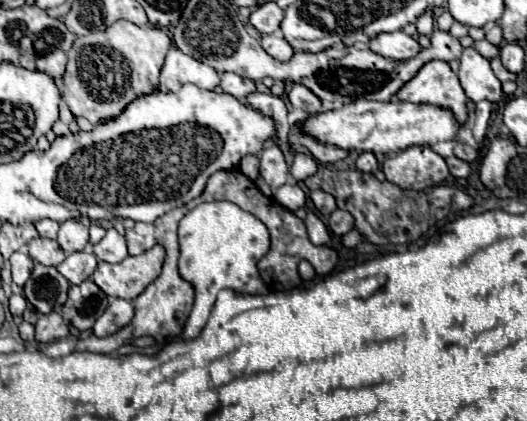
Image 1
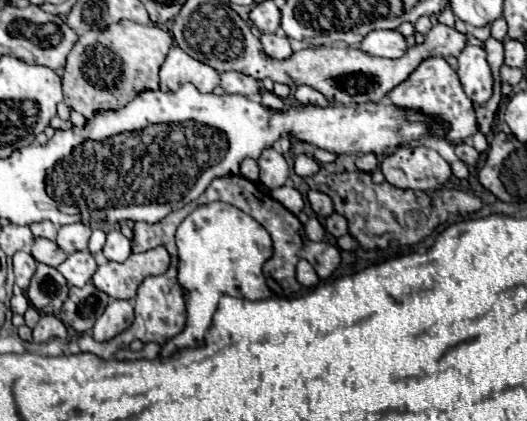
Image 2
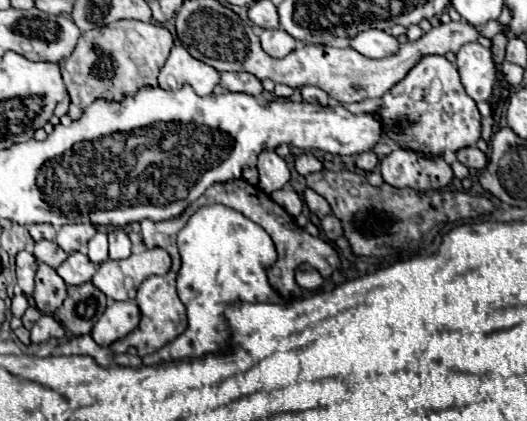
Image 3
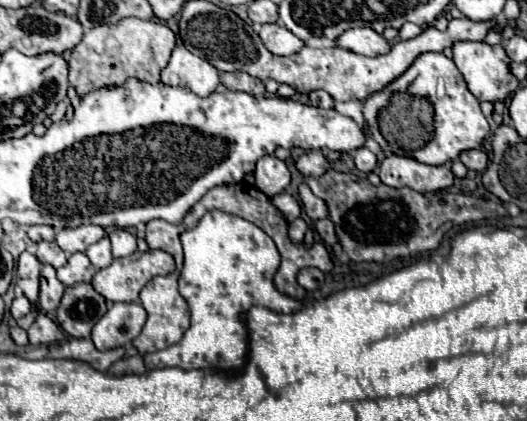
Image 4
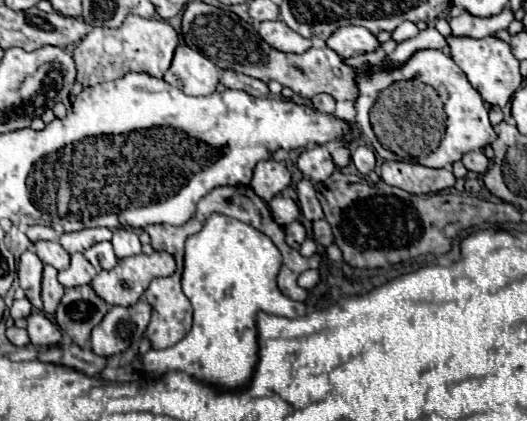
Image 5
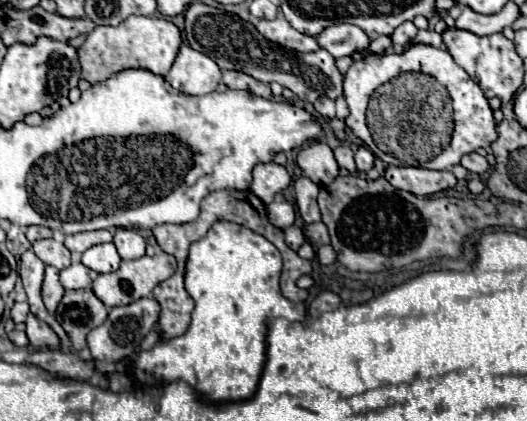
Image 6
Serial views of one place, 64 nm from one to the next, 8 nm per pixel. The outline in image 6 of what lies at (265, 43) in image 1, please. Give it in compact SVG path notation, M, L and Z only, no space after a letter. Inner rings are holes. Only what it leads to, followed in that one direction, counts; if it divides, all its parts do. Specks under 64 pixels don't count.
M274 18L274 20L260 20L256 30L270 42L296 50L296 52L314 52L318 50L318 44L314 38L304 36L302 32L296 32L284 18Z

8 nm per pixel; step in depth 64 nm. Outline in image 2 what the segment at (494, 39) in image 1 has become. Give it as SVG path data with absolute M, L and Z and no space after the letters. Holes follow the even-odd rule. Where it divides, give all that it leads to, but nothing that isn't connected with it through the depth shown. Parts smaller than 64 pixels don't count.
M498 18L490 24L490 36L500 40L500 42L504 40L504 36L506 36L506 20L504 18Z

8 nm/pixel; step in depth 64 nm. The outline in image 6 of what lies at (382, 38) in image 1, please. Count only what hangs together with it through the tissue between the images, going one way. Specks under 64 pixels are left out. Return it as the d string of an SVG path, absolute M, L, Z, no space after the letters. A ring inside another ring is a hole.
M334 24L318 36L318 44L326 48L334 58L352 56L354 52L366 50L370 46L368 34L352 24Z

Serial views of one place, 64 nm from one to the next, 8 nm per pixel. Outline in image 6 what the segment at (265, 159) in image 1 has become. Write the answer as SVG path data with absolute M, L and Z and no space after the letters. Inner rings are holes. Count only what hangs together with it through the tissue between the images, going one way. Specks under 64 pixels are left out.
M268 162L268 164L256 164L254 168L254 180L250 184L250 190L264 202L270 204L274 200L274 194L286 190L290 186L290 174L284 166Z

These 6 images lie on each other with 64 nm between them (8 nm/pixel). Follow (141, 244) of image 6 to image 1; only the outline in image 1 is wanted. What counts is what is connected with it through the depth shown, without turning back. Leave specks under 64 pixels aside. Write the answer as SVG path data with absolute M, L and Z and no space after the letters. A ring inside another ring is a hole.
M110 228L100 242L92 244L92 252L104 262L120 262L128 256L124 236L120 236L114 228Z

